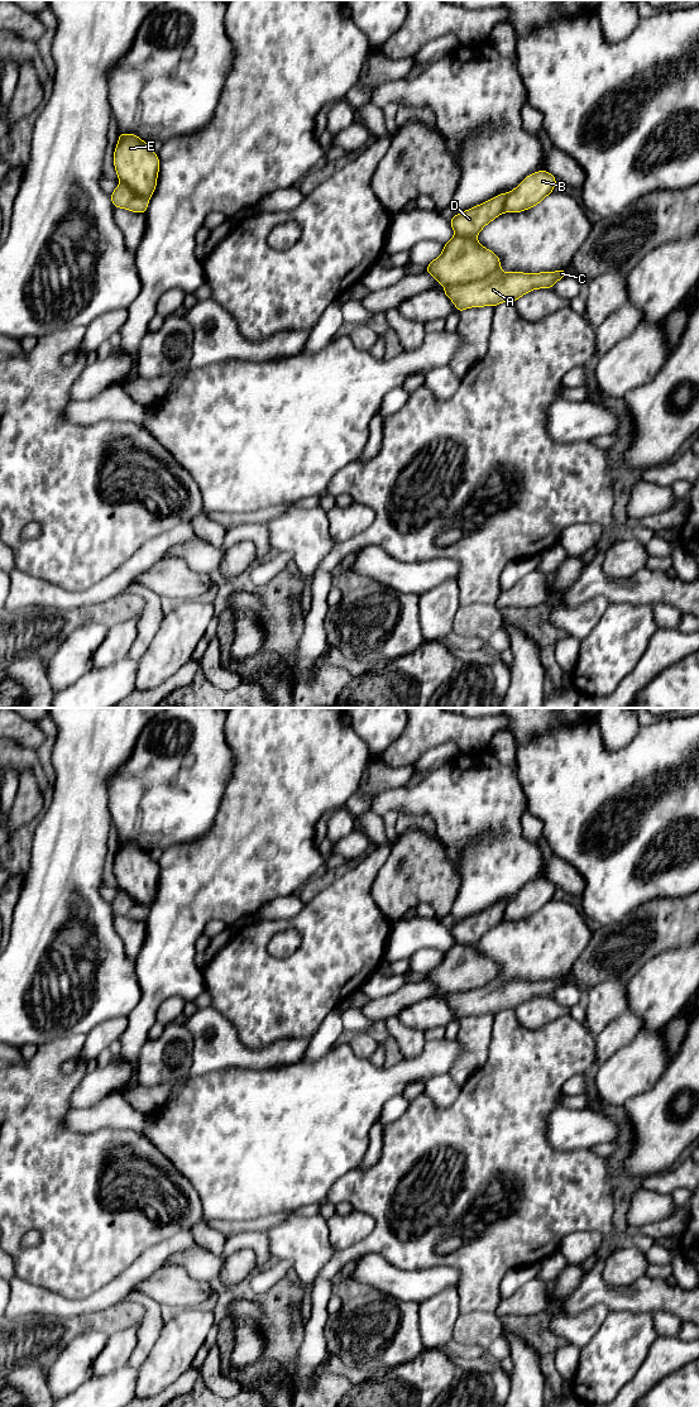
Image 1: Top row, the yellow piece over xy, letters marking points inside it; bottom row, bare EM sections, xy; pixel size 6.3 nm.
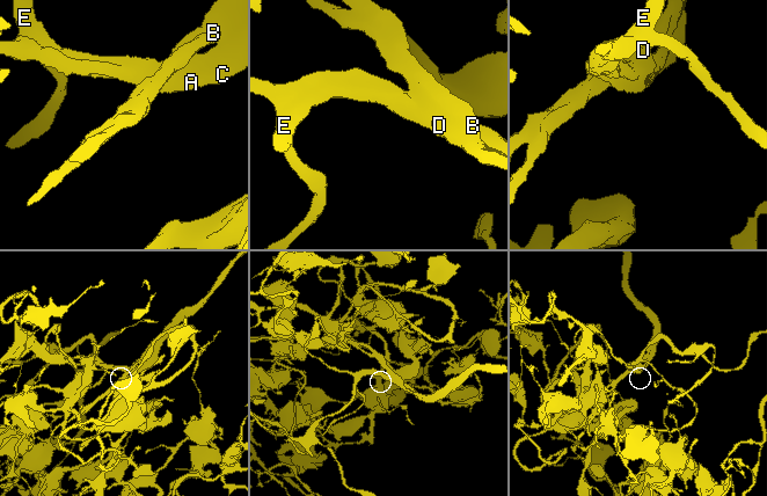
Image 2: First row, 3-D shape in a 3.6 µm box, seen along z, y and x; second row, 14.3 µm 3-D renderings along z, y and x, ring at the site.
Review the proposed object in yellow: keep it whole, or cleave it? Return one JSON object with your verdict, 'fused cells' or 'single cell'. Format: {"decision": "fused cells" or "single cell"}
{"decision": "single cell"}

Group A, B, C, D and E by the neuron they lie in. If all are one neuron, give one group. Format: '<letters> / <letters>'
A B C D E

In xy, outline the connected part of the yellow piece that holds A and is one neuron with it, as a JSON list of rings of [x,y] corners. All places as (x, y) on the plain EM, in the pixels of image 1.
[[[545,877],[526,885],[509,901],[454,923],[450,933],[455,944],[444,952],[444,959],[426,980],[434,984],[460,1020],[469,1015],[493,1014],[512,1009],[537,996],[551,996],[566,977],[542,981],[501,978],[499,966],[482,954],[477,943],[502,920],[521,920],[541,910],[554,899],[556,886]]]

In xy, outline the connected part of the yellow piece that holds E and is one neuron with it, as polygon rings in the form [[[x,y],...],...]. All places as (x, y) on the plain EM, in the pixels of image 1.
[[[120,841],[114,860],[114,874],[121,889],[110,903],[114,915],[145,922],[157,894],[158,862],[139,844]]]

